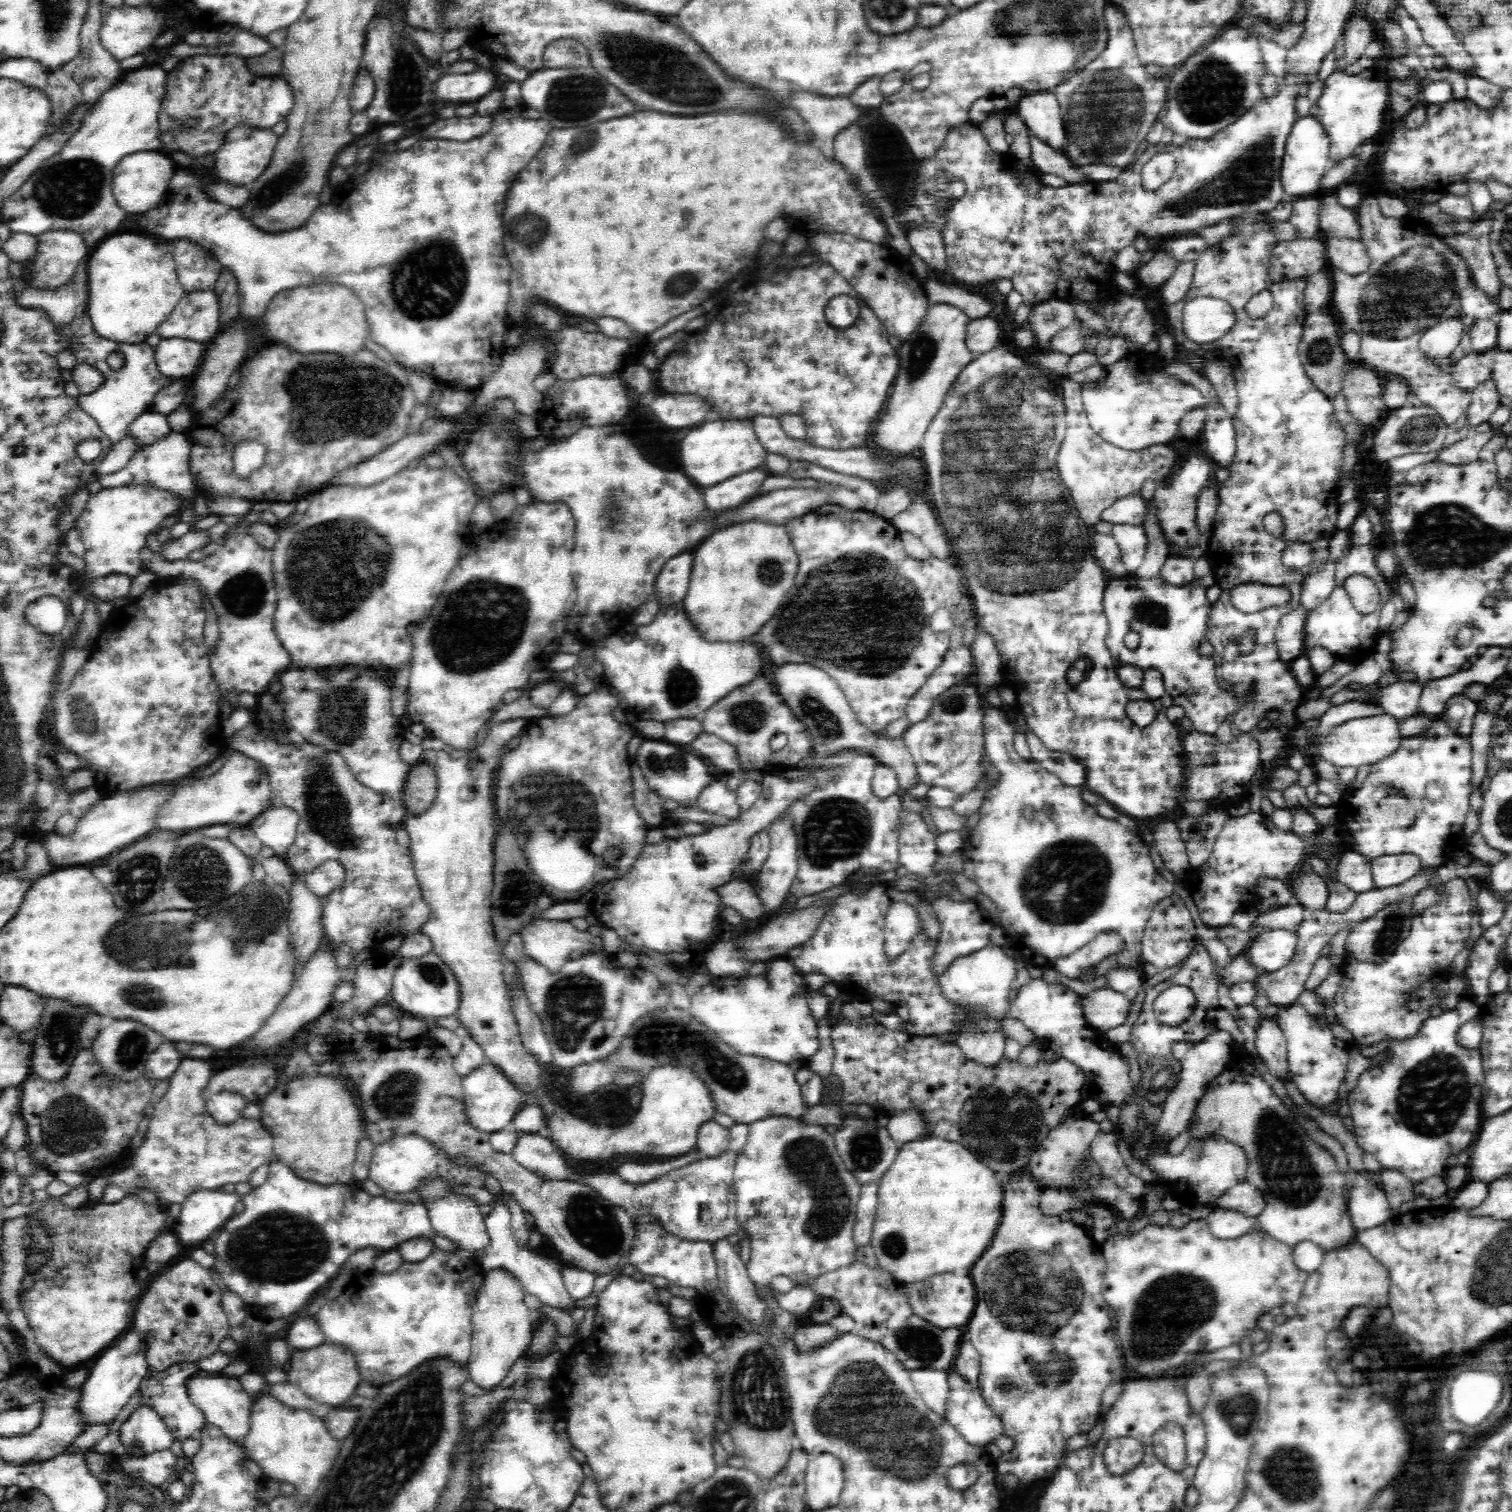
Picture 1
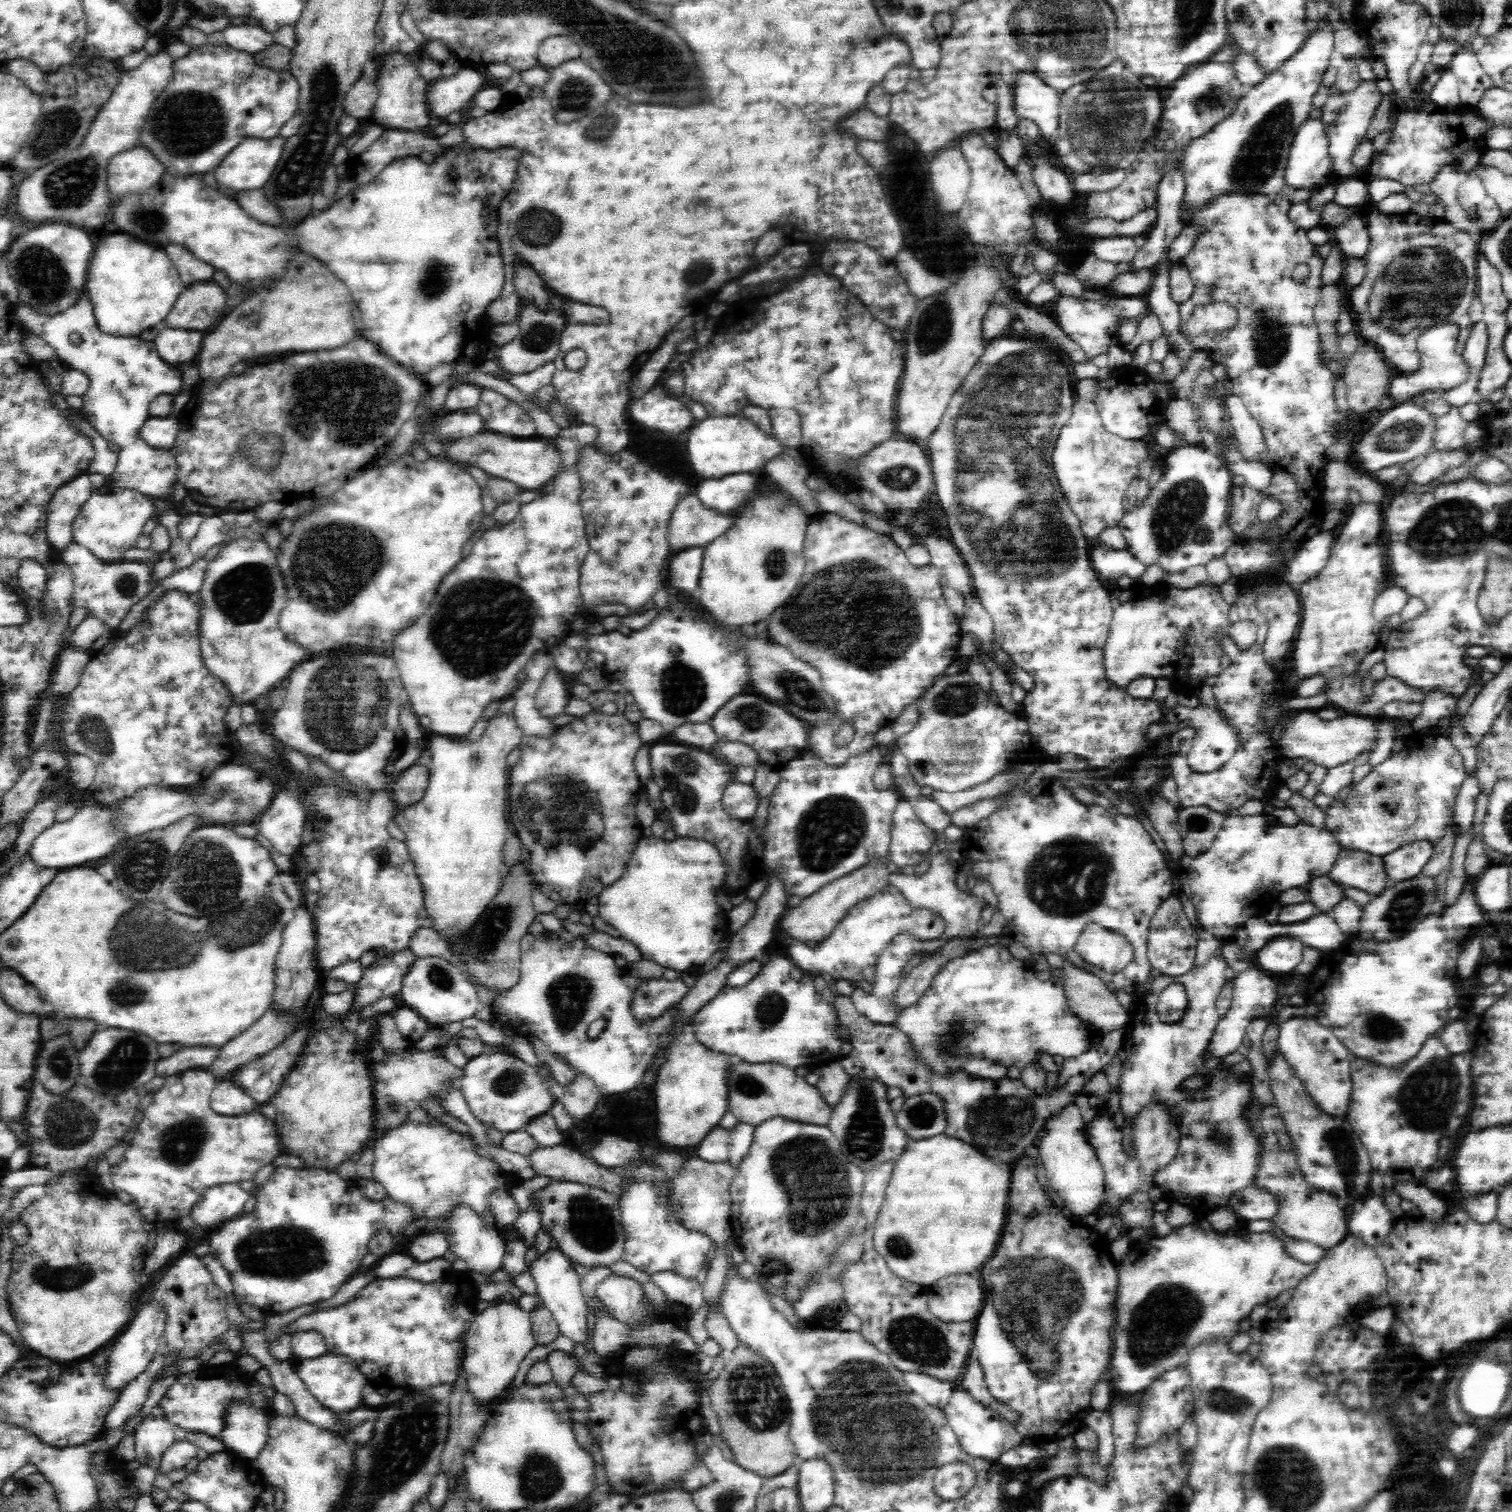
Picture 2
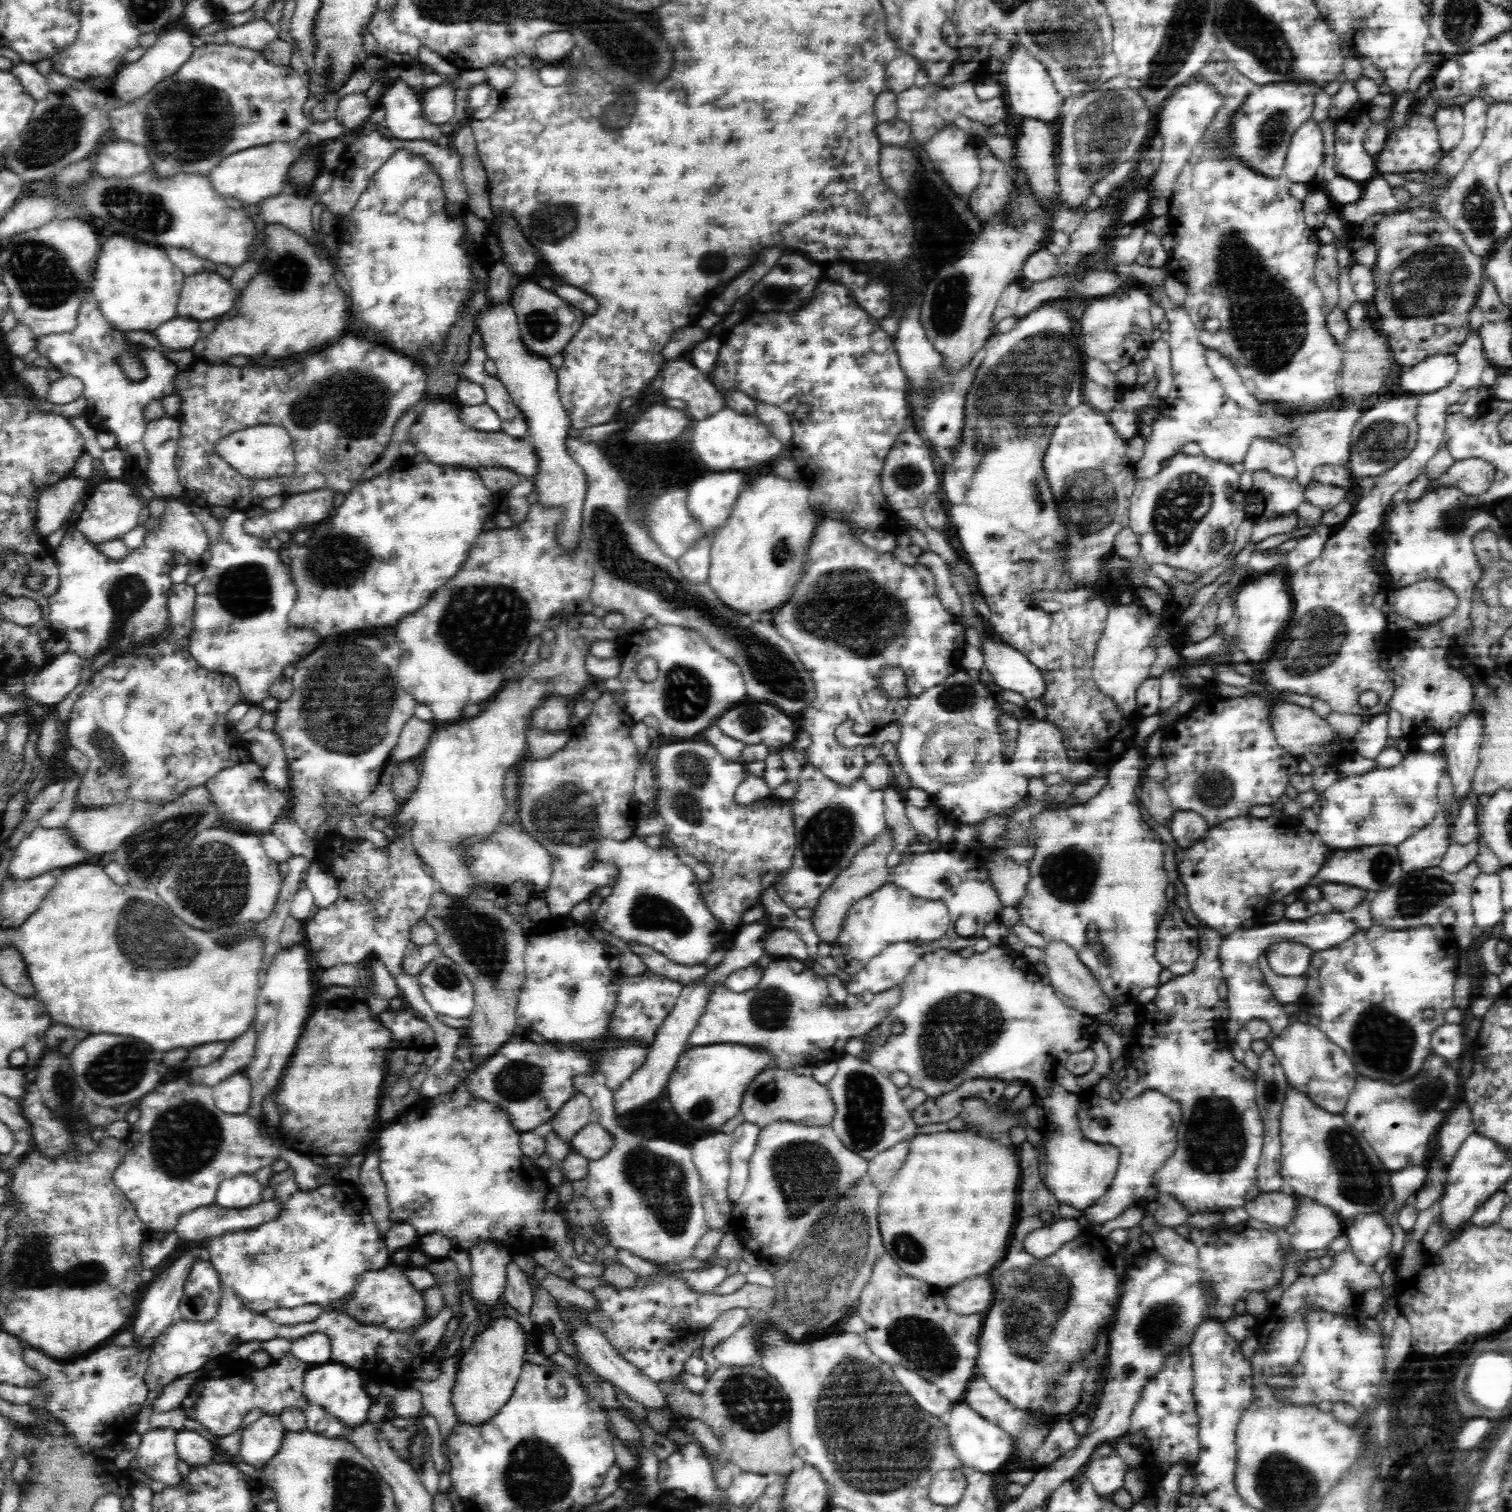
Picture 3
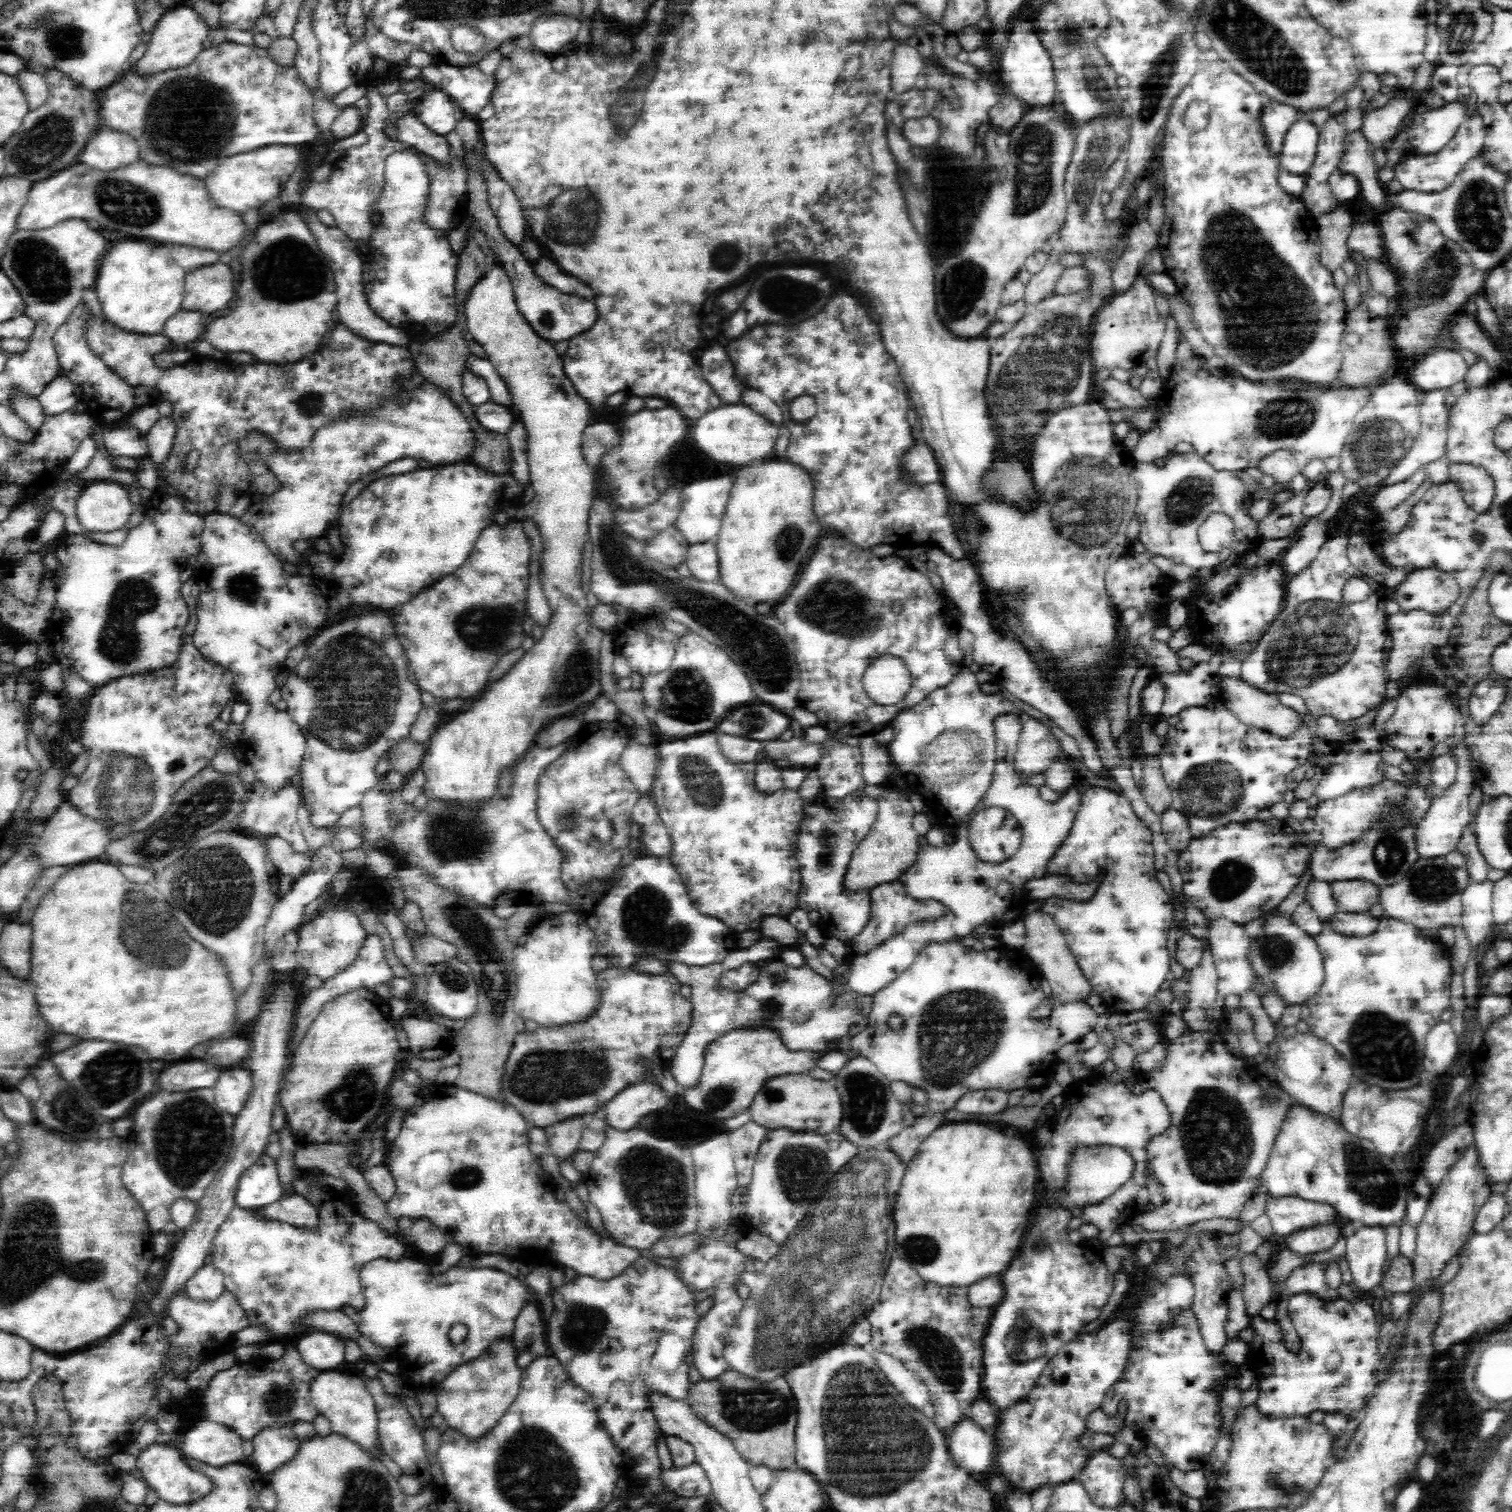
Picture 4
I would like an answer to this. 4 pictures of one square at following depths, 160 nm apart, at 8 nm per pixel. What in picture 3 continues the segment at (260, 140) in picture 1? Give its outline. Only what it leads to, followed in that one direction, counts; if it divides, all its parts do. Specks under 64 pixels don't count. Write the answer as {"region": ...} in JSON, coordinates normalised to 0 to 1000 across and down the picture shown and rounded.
{"region":[[[183,93],[177,97],[169,97],[165,99],[151,102],[147,104],[144,110],[142,110],[138,115],[139,120],[143,128],[147,131],[156,131],[163,135],[170,135],[178,130],[181,130],[188,126],[188,122],[192,108],[194,108],[194,102],[193,98],[197,98],[196,95]]]}

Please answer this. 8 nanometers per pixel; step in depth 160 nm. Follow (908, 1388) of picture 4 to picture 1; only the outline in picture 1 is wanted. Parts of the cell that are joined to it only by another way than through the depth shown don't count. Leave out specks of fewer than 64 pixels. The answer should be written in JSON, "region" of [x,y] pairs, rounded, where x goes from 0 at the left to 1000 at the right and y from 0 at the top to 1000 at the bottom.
{"region":[[[606,905],[603,906],[603,913],[608,921],[614,932],[624,937],[627,923],[627,907],[624,906]]]}

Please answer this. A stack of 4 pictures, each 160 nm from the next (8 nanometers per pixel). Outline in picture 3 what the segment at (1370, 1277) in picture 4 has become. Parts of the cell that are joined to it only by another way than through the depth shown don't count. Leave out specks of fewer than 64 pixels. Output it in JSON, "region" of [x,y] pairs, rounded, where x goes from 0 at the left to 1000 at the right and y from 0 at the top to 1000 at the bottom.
{"region":[[[916,802],[901,803],[894,810],[890,810],[894,826],[898,834],[909,837],[912,832],[921,829],[922,815],[917,810]]]}

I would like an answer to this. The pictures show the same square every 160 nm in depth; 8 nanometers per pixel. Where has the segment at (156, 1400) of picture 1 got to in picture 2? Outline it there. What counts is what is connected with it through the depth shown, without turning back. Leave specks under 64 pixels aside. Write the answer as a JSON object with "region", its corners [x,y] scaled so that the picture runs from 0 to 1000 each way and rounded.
{"region":[[[131,905],[118,909],[104,926],[104,931],[107,932],[107,937],[116,944],[122,945],[123,948],[135,948],[144,950],[148,942],[151,930],[155,927],[165,927],[163,915],[159,915],[159,914],[151,915],[147,911],[140,911],[140,907]]]}

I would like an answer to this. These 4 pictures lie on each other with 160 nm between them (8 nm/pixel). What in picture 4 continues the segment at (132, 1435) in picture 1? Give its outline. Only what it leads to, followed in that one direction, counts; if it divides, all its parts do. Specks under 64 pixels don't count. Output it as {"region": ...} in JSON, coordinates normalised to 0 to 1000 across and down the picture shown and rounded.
{"region":[[[102,954],[90,964],[90,970],[99,984],[102,984],[103,988],[113,995],[120,995],[135,991],[141,985],[140,979],[135,974],[128,972],[120,965],[120,960],[116,959],[114,955]]]}

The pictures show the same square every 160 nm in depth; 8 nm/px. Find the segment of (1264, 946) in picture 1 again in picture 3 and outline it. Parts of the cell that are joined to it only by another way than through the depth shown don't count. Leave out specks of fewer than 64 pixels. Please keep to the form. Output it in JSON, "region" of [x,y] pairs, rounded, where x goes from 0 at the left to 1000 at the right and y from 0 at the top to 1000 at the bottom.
{"region":[[[856,623],[844,624],[837,628],[840,641],[848,646],[863,646],[868,632],[868,628]]]}

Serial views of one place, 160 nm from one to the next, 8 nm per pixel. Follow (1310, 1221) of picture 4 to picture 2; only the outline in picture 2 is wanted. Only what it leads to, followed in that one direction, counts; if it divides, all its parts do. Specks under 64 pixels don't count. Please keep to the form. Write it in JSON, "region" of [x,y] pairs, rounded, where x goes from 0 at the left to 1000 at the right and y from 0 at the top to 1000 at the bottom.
{"region":[[[829,783],[824,784],[813,792],[813,799],[819,803],[823,808],[831,807],[840,808],[845,802],[845,793],[836,786],[831,786]]]}

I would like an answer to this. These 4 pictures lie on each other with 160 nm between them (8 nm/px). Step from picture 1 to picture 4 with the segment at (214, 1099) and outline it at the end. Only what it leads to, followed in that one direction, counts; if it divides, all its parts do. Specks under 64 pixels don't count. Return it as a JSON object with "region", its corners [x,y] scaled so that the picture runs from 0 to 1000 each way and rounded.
{"region":[[[161,706],[157,706],[159,708],[149,708],[145,710],[145,714],[141,718],[146,734],[153,738],[156,738],[161,733],[167,718],[165,708]]]}

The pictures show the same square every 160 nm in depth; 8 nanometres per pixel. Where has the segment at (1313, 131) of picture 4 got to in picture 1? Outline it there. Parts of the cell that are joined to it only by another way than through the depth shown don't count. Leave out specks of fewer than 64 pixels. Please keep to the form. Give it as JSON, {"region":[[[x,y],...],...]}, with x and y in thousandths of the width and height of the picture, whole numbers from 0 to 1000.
{"region":[[[868,76],[858,78],[851,90],[847,111],[847,118],[851,132],[865,130],[869,127],[872,128],[874,118],[881,108],[880,92],[877,85]]]}

